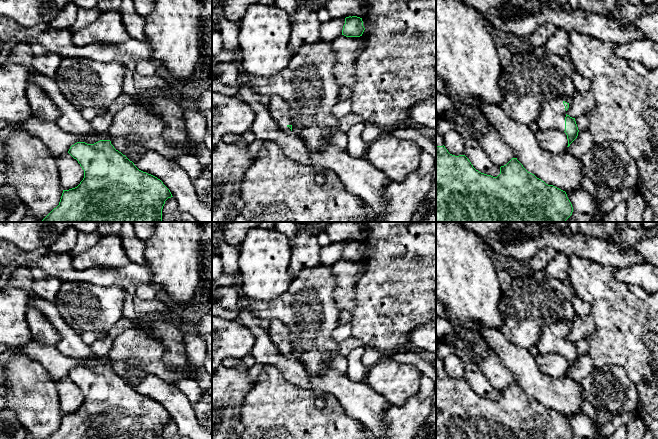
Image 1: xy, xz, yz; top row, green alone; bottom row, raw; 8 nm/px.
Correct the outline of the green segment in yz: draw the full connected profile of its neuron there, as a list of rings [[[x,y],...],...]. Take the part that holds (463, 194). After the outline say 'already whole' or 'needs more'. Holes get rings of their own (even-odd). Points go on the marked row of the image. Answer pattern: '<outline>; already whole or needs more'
[[[436,146],[436,222],[565,222],[573,207],[565,191],[548,185],[512,158],[497,177],[476,170],[465,155],[455,156]]]; already whole

